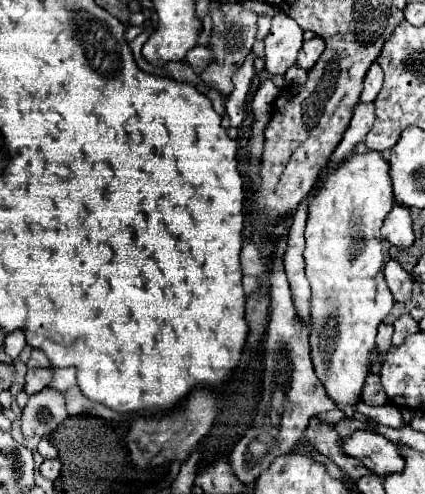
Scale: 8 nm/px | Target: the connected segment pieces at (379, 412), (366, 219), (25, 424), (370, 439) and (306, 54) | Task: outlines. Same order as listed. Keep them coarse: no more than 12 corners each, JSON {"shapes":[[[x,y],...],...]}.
{"shapes":[[[359,399],[355,411],[393,427],[405,427],[395,405],[369,407]],[[381,153],[309,205],[311,357],[353,417],[395,305]],[[63,393],[29,395],[21,415],[27,439],[51,435],[67,417]],[[369,429],[343,437],[341,451],[375,475],[405,465],[387,437]],[[319,35],[305,41],[297,65],[311,69],[325,49]]]}

